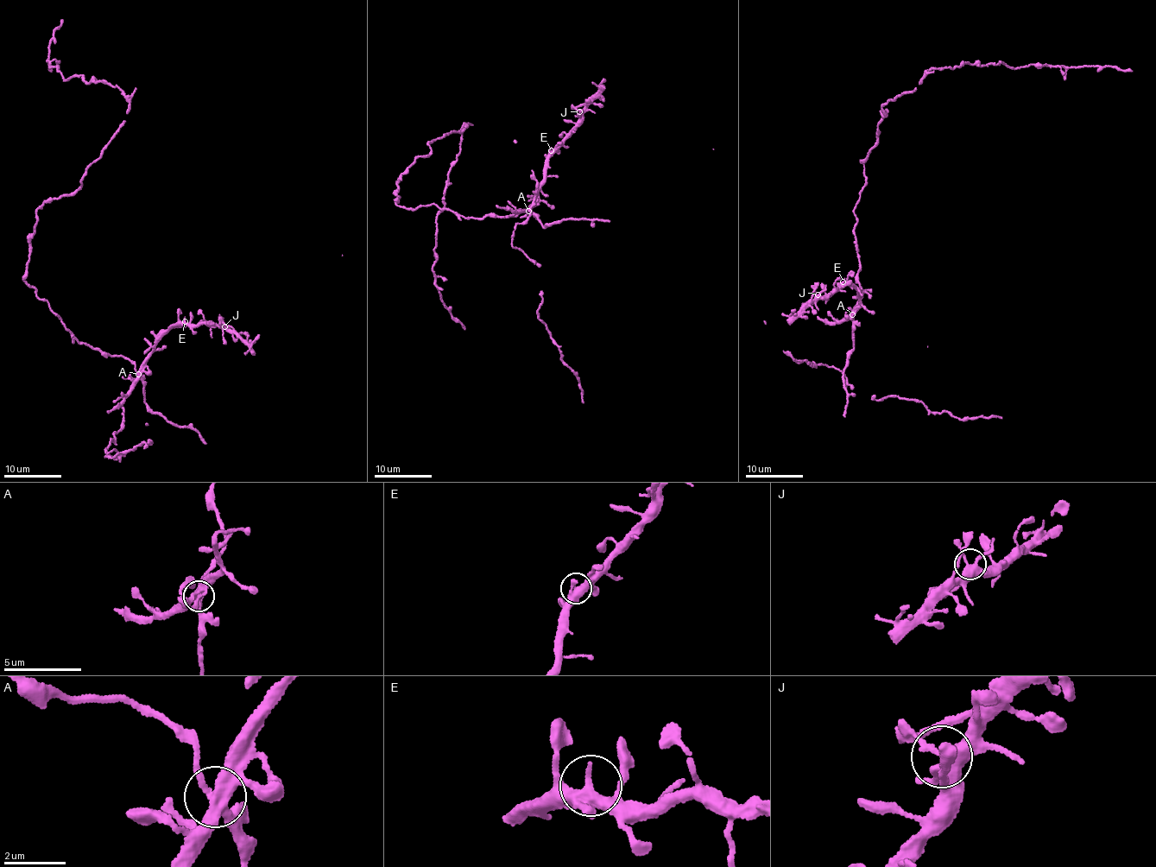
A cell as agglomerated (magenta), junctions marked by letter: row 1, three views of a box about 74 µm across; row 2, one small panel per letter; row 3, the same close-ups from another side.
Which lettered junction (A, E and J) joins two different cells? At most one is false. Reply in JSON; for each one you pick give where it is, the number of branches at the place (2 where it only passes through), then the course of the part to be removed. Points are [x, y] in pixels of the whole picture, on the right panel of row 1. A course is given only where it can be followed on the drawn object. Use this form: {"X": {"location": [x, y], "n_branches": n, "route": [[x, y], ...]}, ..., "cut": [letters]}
{"cut": []}

